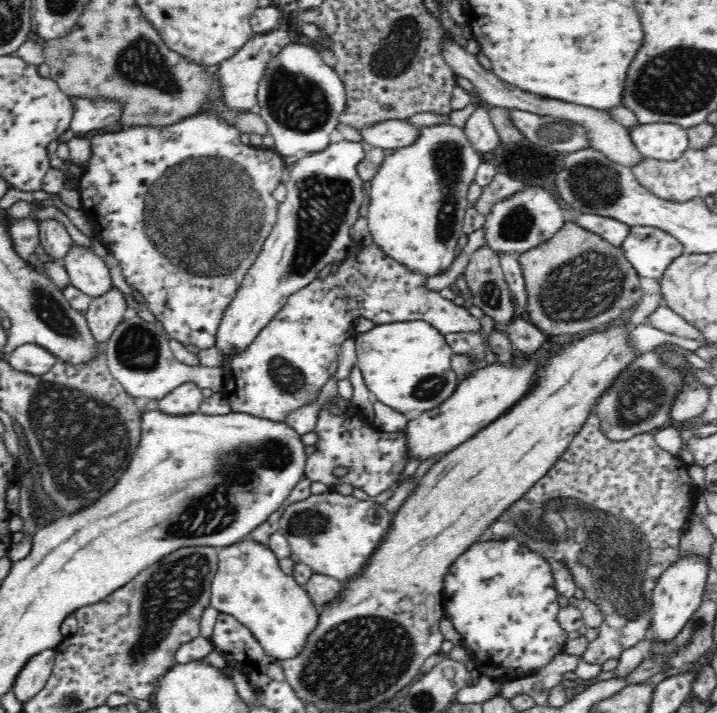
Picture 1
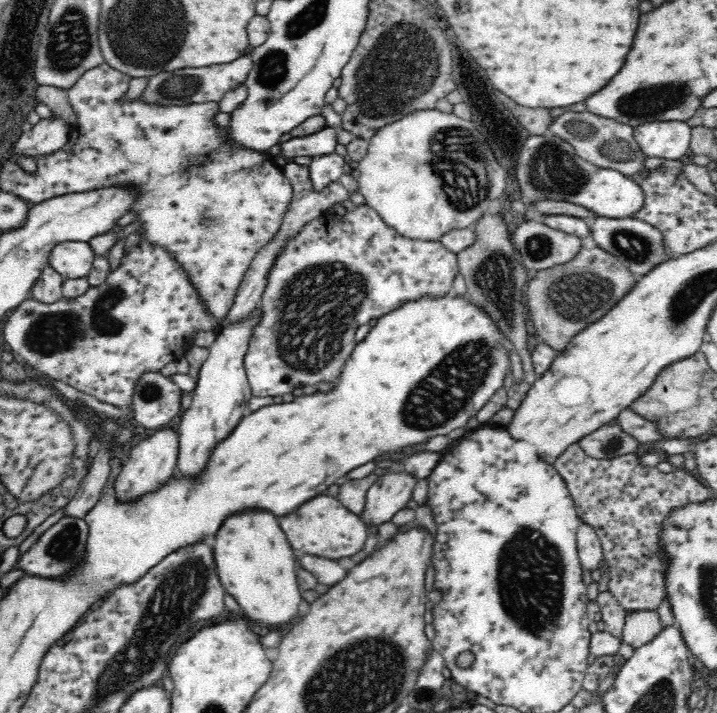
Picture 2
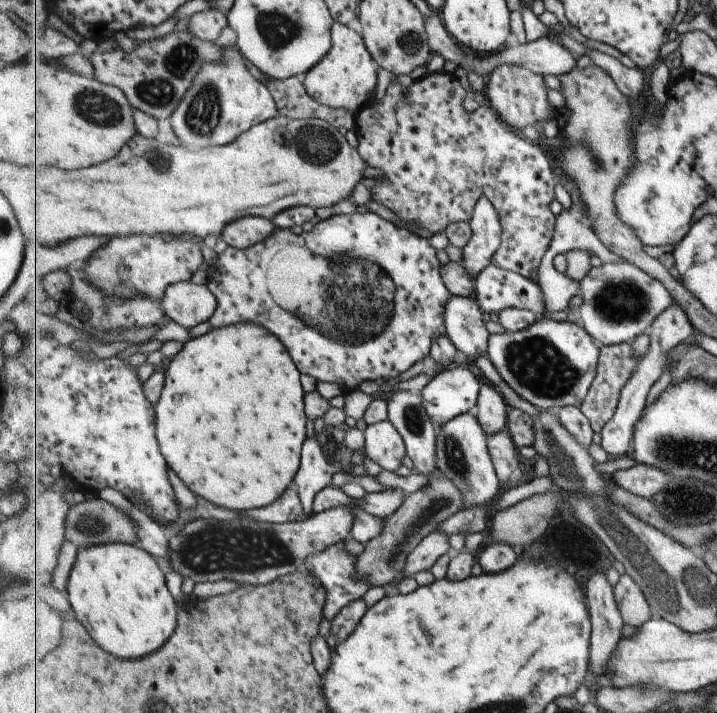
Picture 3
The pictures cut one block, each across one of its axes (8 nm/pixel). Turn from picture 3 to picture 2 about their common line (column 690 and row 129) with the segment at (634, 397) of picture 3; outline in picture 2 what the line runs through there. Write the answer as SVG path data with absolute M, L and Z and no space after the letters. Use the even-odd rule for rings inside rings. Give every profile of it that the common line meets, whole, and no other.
M324 126L305 137L291 138L280 143L281 155L285 158L302 156L319 157L336 152L338 128Z

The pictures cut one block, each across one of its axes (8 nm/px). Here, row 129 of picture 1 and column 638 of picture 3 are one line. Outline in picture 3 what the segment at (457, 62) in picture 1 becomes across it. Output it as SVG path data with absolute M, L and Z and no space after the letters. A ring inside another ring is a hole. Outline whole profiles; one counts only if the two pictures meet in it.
M622 574L614 586L614 593L625 624L641 628L651 620L651 606L645 592L629 574Z

